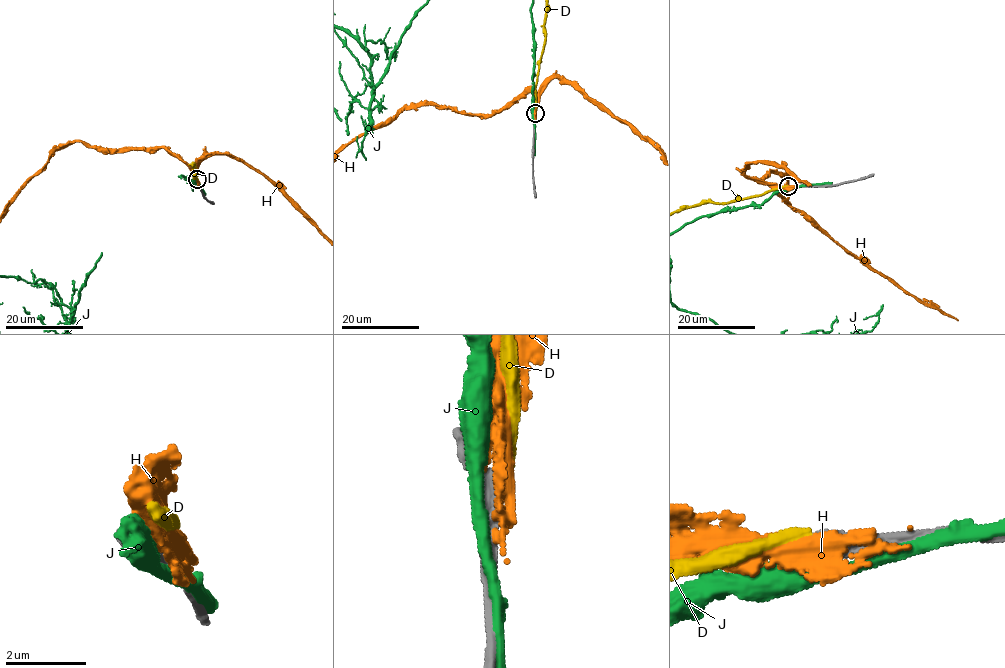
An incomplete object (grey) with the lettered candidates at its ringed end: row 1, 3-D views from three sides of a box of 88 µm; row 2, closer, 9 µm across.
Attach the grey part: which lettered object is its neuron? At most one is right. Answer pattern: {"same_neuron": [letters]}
{"same_neuron": ["D"]}

